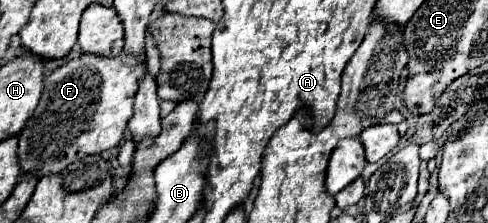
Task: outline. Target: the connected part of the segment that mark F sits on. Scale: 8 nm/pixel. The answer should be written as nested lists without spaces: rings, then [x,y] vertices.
[[[123,52],[115,58],[81,54],[53,70],[45,78],[39,106],[19,134],[17,156],[21,170],[43,178],[59,174],[75,160],[115,148],[133,116],[137,82],[143,70],[145,66],[137,58]]]

